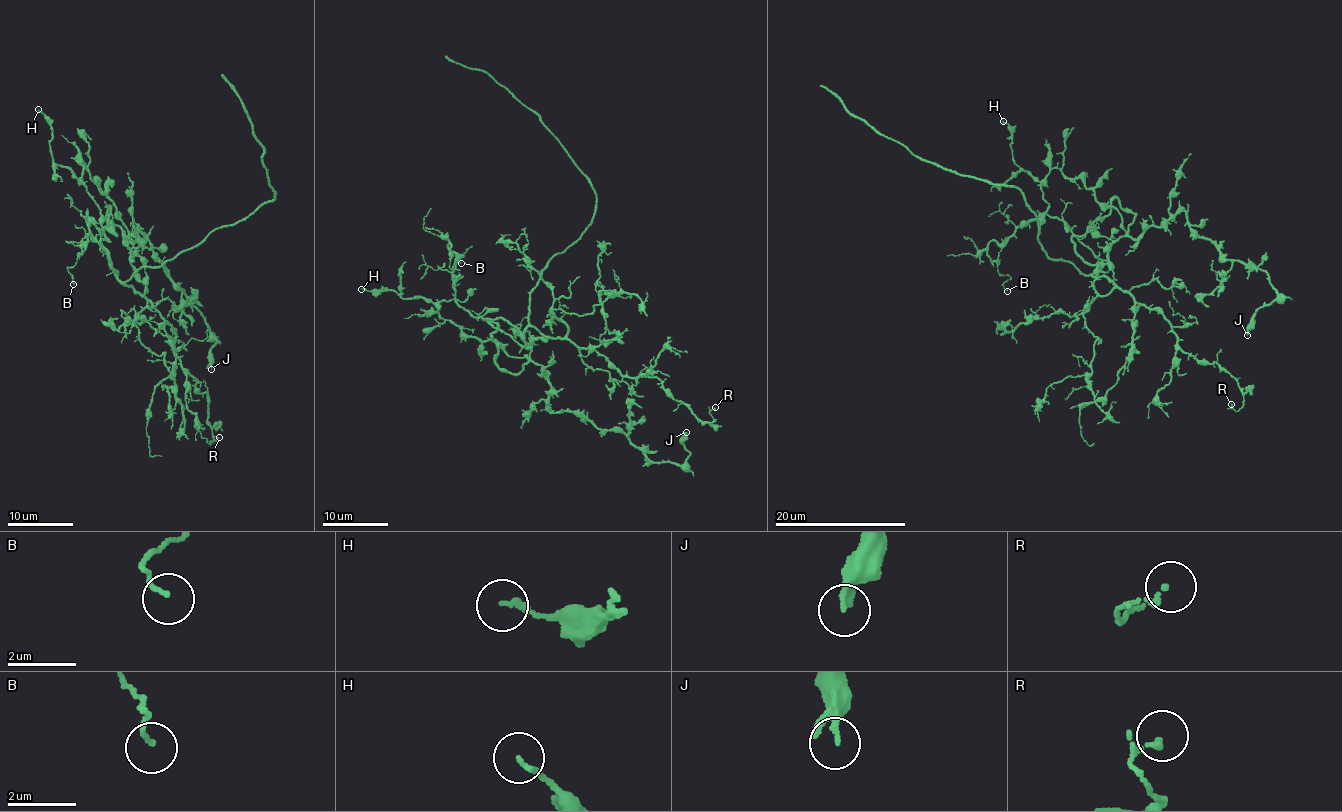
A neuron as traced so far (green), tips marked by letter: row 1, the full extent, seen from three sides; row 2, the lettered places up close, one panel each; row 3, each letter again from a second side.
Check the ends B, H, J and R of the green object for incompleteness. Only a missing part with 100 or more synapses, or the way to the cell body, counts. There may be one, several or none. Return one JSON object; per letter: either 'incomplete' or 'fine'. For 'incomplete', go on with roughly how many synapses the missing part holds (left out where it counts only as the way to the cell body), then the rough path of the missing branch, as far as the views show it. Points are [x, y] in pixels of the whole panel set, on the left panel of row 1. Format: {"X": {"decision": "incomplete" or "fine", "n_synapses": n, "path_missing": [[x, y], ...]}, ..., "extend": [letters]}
{"B": {"decision": "fine"}, "H": {"decision": "fine"}, "J": {"decision": "fine"}, "R": {"decision": "fine"}, "extend": []}

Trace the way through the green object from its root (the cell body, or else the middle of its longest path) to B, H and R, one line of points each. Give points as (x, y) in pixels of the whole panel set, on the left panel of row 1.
B: (125, 284), (116, 276), (109, 251), (88, 211), (92, 235), (87, 236), (76, 264), (68, 268), (73, 284)
H: (125, 284), (149, 299), (150, 308), (116, 208), (85, 167), (75, 178), (54, 162), (52, 127), (38, 109)
R: (125, 284), (167, 320), (180, 366), (207, 395), (210, 444), (219, 437)

